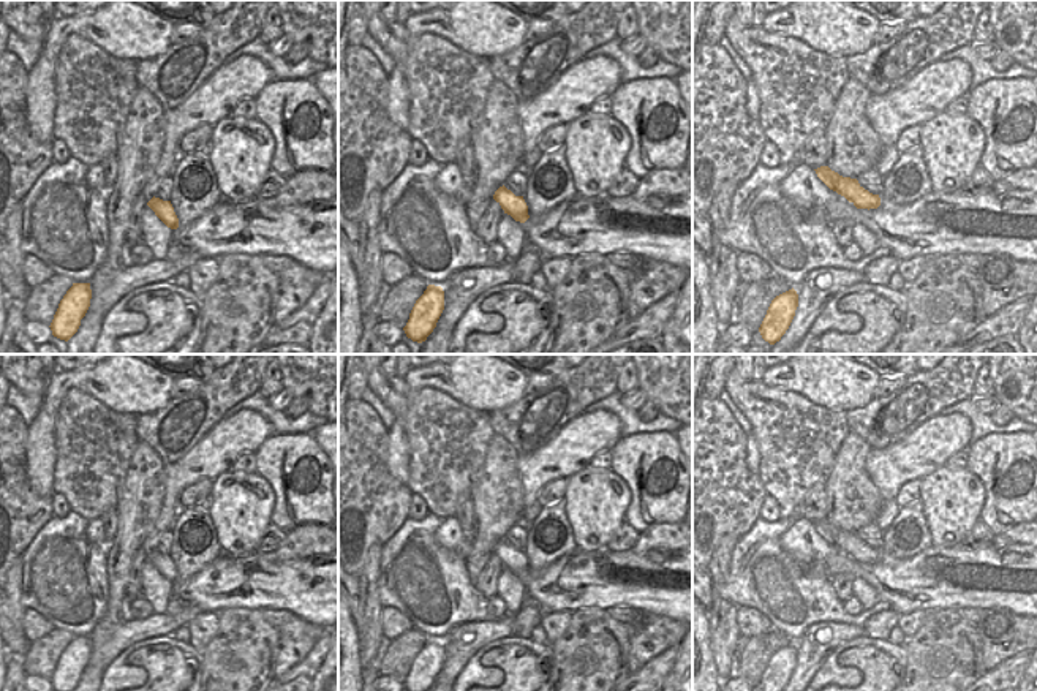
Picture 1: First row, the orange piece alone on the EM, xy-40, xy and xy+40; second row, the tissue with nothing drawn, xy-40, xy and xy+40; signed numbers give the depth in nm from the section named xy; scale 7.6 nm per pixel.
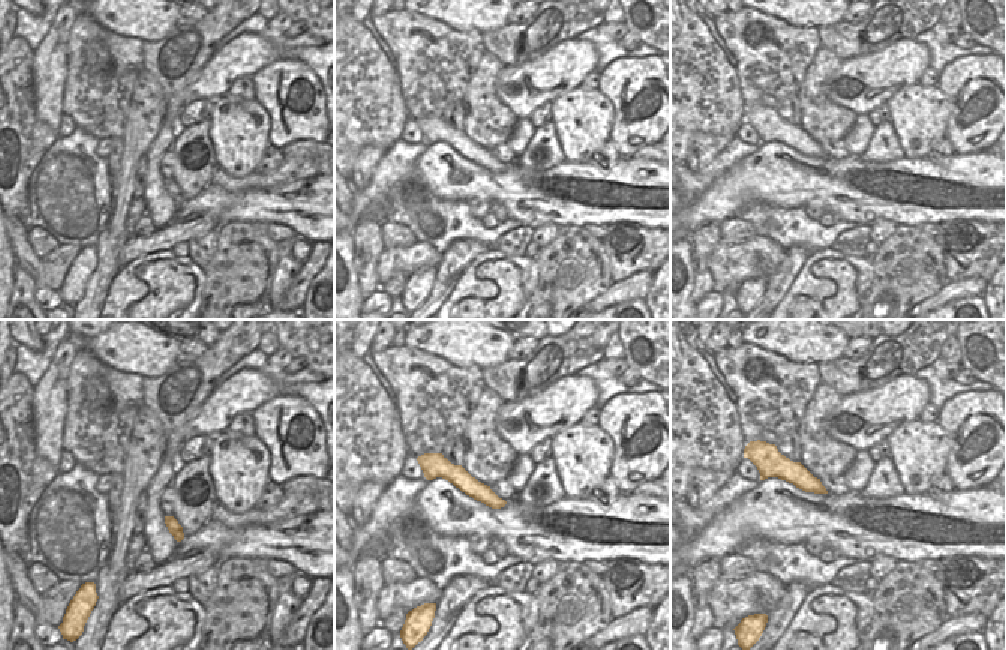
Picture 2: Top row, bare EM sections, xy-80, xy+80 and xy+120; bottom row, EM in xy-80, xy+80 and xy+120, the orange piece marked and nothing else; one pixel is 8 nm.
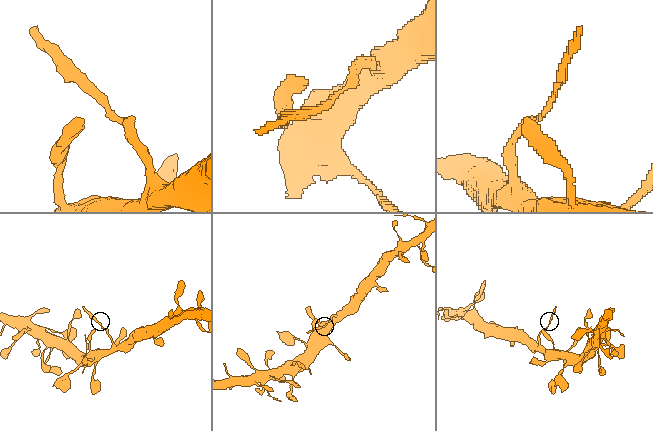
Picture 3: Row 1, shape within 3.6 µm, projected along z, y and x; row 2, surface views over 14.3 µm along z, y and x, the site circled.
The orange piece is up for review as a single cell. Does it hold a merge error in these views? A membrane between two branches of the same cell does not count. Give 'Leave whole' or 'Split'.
Split

